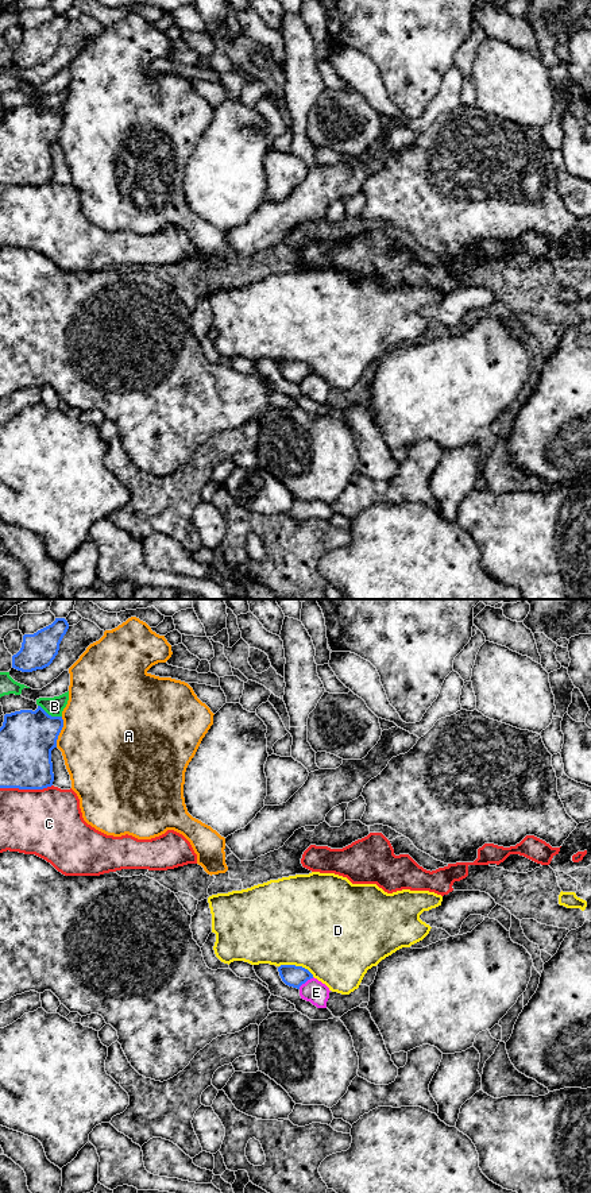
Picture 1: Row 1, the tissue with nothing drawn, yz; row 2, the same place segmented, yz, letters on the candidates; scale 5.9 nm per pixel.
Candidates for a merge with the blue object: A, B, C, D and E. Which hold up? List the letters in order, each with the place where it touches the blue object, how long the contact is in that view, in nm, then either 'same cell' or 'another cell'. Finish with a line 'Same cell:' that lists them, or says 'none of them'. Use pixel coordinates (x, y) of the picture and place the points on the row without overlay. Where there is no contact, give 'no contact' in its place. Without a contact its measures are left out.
A: contact yz (60, 127); length 190 nm; another cell
B: contact yz (50, 111); length 160 nm; another cell
C: contact yz (26, 184); length 320 nm; another cell
D: contact yz (297, 362); length 220 nm; another cell
E: contact yz (305, 377); length 120 nm; another cell
Same cell: none of them

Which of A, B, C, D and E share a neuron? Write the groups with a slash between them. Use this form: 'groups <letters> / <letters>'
groups A / B / C / D / E

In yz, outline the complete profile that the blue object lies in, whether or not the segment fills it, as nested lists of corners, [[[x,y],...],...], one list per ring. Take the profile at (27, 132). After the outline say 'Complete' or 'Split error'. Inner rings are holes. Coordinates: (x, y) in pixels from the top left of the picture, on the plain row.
[[[40,101],[35,107],[20,105],[5,109],[0,123],[0,184],[43,185],[51,182],[54,177],[51,146],[57,143],[62,123],[62,112],[49,111]]]. Complete

